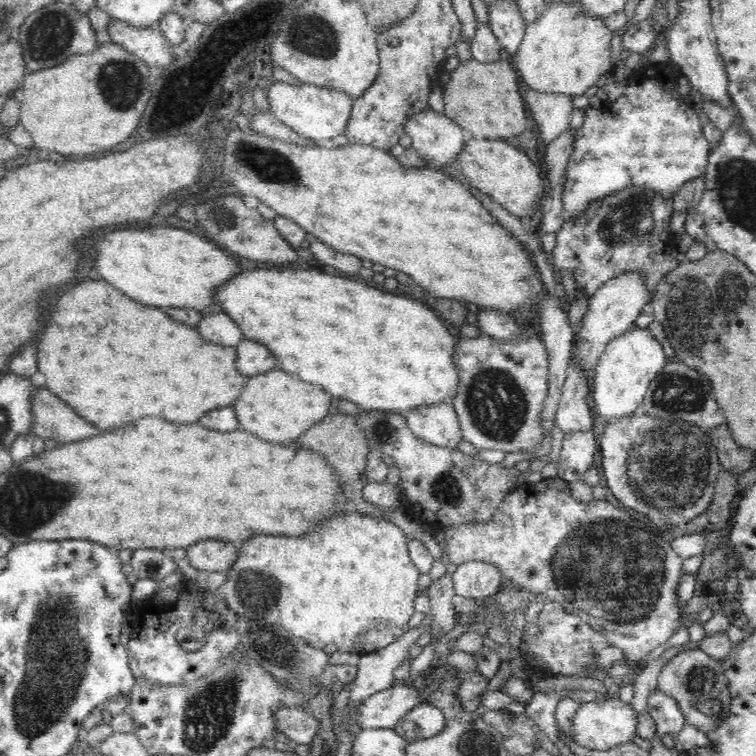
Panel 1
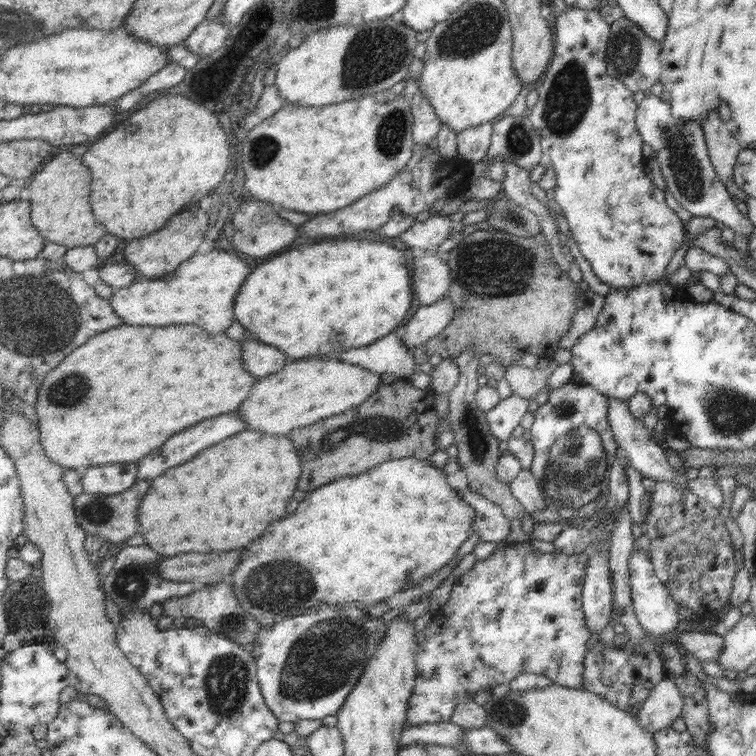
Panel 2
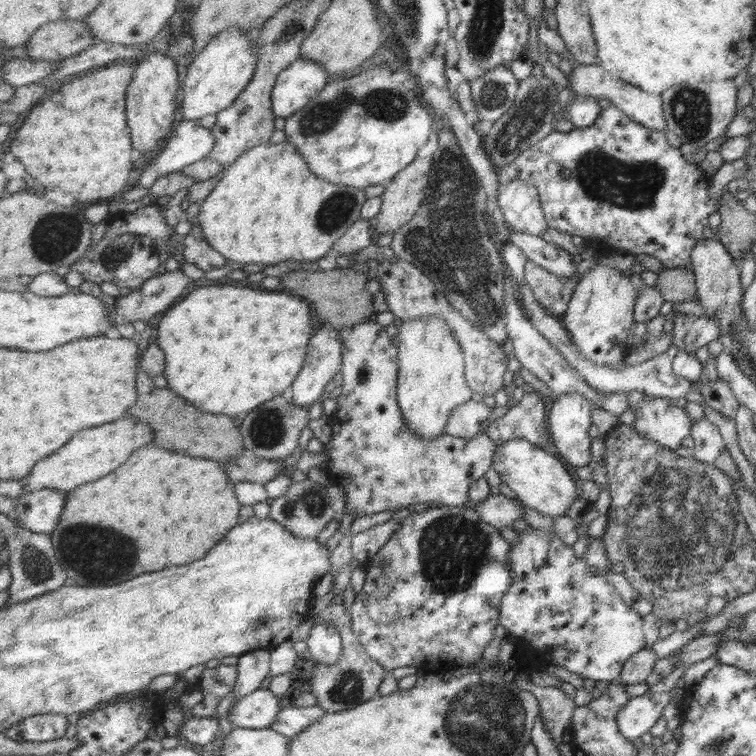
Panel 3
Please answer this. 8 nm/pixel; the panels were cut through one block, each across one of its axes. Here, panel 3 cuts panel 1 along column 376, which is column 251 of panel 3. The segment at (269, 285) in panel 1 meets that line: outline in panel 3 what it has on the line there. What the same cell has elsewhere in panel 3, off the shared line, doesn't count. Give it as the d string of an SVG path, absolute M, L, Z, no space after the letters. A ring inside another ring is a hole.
M207 286L191 292L182 301L172 306L158 323L158 335L156 345L163 348L167 354L166 373L164 378L168 380L168 388L177 395L185 397L193 406L215 414L226 414L227 416L242 418L252 410L261 406L264 402L270 401L279 395L285 395L291 386L295 384L299 372L305 364L305 354L307 354L307 344L309 338L316 332L317 326L311 318L310 303L289 292L287 294L273 294L265 290L251 290L251 288L235 288L235 286Z

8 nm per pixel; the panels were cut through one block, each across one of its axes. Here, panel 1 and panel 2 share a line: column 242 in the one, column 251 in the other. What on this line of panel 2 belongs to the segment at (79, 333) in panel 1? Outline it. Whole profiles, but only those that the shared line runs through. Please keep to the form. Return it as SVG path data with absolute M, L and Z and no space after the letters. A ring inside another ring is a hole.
M123 325L91 338L87 344L79 346L79 349L71 352L71 355L63 361L56 369L47 374L39 398L36 402L36 414L38 415L38 427L41 433L40 438L43 447L47 449L47 455L51 456L51 461L59 463L65 469L73 468L84 471L95 465L108 465L117 463L138 463L141 458L147 457L147 454L155 452L155 448L163 446L167 438L171 438L175 432L181 432L201 420L227 414L227 412L237 411L245 402L245 399L251 395L255 384L259 379L249 373L243 361L244 340L231 340L225 333L213 334L196 325L170 325L165 327L157 326L136 326Z

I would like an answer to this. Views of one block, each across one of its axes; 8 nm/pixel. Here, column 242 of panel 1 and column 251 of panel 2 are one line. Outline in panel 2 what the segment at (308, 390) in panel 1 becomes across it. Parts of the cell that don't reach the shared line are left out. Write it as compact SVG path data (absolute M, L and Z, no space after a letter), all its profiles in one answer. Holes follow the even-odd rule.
M308 358L287 363L279 374L259 379L238 413L251 431L269 435L288 435L293 429L303 428L323 418L343 414L359 406L388 378L362 366L339 361L337 358Z

